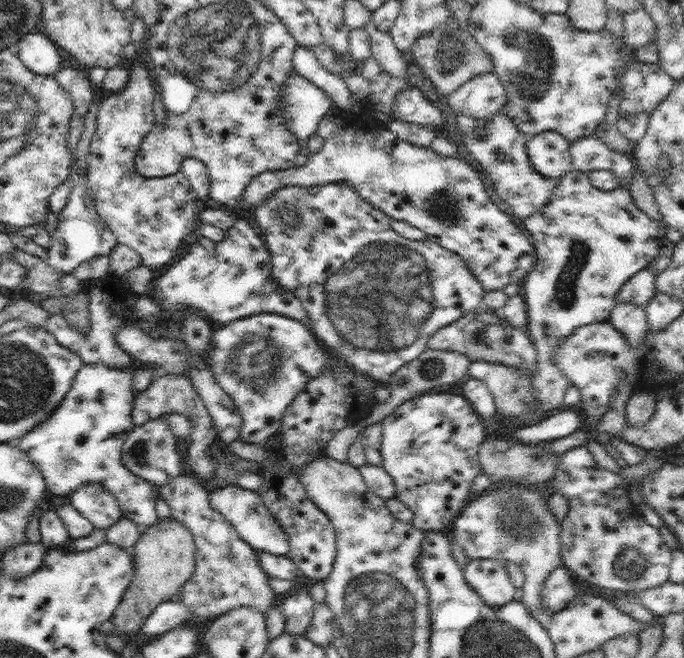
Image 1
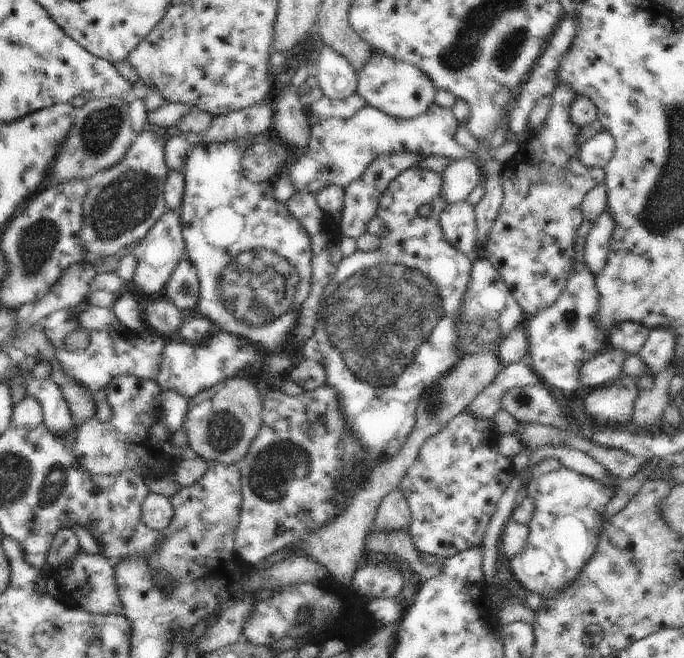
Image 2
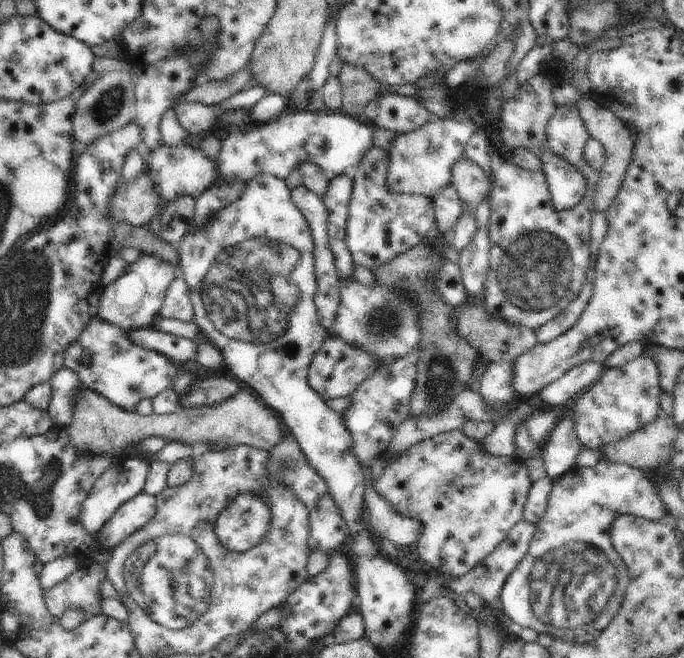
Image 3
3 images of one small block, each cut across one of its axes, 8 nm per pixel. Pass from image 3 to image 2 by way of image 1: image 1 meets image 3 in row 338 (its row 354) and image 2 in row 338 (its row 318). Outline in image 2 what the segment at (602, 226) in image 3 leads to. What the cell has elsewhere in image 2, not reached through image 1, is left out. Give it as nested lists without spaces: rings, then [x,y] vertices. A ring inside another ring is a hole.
[[[582,221],[575,244],[575,263],[567,285],[558,300],[548,308],[528,317],[524,330],[529,340],[532,370],[550,387],[560,390],[576,390],[582,364],[594,357],[596,351],[608,346],[608,335],[593,321],[599,307],[600,293],[595,276],[585,263],[585,244],[593,223]]]

